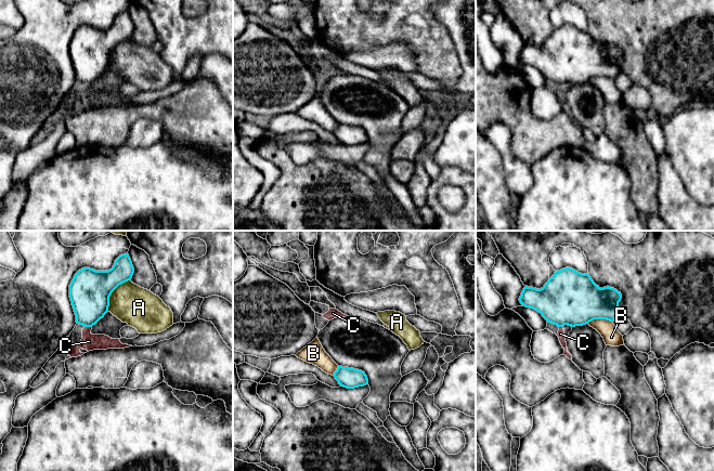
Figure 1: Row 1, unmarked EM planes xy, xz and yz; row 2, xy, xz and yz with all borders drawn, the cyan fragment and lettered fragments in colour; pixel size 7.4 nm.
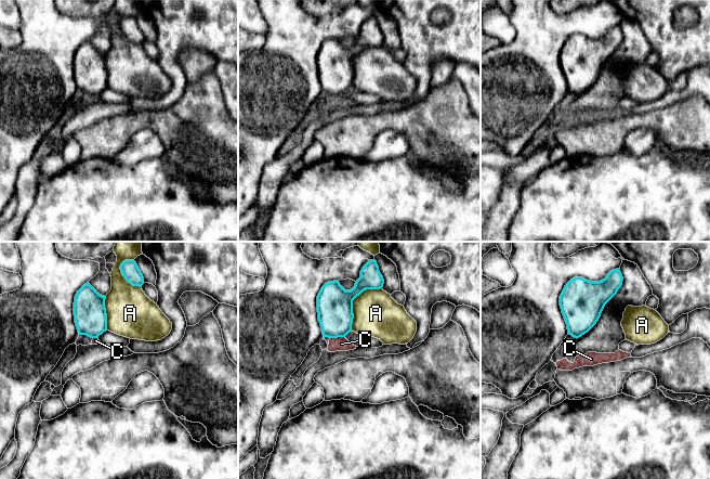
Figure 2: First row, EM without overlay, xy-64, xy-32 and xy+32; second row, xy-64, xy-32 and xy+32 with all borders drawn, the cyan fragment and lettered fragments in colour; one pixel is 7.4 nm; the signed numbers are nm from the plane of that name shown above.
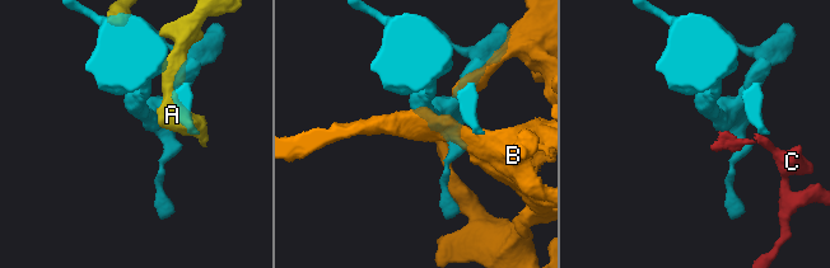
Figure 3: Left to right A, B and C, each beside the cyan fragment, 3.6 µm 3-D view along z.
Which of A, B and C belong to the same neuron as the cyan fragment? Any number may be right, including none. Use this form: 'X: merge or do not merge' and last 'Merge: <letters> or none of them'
A: do not merge
B: do not merge
C: do not merge
Merge: none of them

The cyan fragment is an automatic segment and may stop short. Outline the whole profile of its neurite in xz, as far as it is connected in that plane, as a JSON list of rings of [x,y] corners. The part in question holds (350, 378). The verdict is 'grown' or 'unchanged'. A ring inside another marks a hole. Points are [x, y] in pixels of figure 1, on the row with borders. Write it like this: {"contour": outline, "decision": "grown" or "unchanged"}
{"contour": [[[338,366],[337,370],[334,372],[334,377],[340,387],[347,389],[354,389],[368,384],[365,372],[354,368]]], "decision": "unchanged"}

